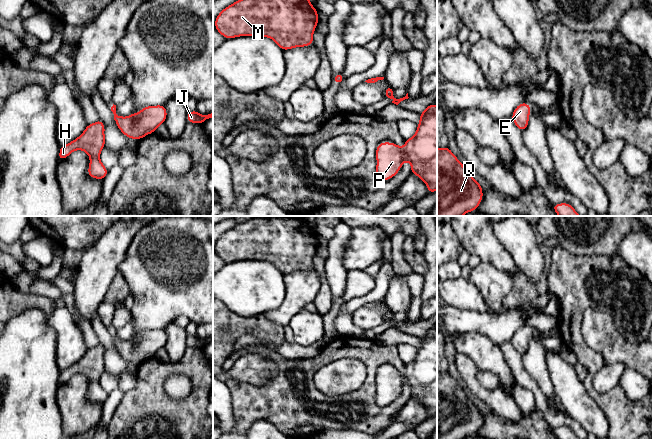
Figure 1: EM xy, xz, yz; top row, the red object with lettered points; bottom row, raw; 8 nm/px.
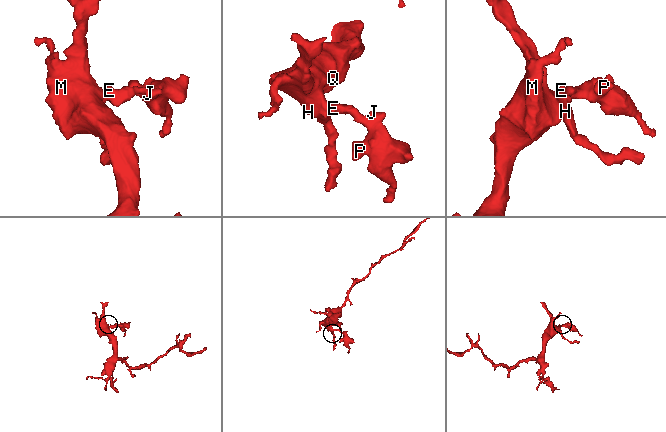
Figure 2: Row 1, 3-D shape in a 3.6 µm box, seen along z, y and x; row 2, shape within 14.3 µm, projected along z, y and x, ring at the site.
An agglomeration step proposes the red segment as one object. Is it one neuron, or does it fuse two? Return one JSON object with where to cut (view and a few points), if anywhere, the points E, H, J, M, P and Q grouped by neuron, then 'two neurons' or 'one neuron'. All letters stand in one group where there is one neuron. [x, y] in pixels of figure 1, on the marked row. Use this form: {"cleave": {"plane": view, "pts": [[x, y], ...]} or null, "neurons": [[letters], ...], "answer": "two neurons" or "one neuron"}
{"cleave": null, "neurons": [["E", "H", "J", "M", "P", "Q"]], "answer": "one neuron"}

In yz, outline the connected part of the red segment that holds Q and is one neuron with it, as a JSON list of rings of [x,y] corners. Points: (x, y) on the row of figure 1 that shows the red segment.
[[[448,146],[437,147],[437,216],[463,216],[475,211],[483,199],[482,186]]]

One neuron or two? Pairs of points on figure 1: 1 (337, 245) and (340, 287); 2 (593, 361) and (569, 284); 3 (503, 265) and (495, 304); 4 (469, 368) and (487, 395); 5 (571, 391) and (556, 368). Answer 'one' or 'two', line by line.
1: one
2: one
3: two
4: one
5: one

